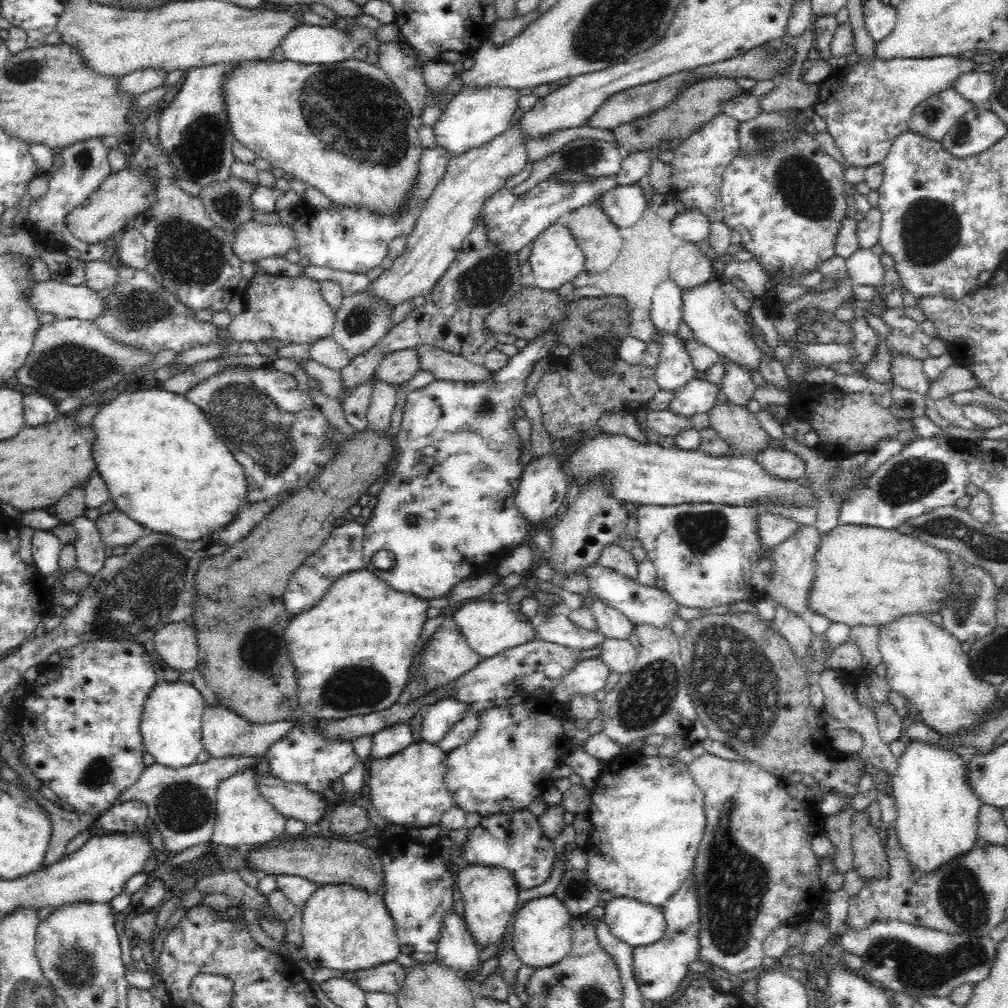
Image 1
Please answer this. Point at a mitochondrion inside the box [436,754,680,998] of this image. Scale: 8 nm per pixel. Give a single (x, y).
(574, 889)

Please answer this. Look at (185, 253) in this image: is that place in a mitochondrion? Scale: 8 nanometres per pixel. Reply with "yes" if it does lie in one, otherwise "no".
yes

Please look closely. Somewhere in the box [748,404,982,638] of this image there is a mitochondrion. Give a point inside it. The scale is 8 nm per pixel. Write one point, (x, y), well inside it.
(910, 480)

